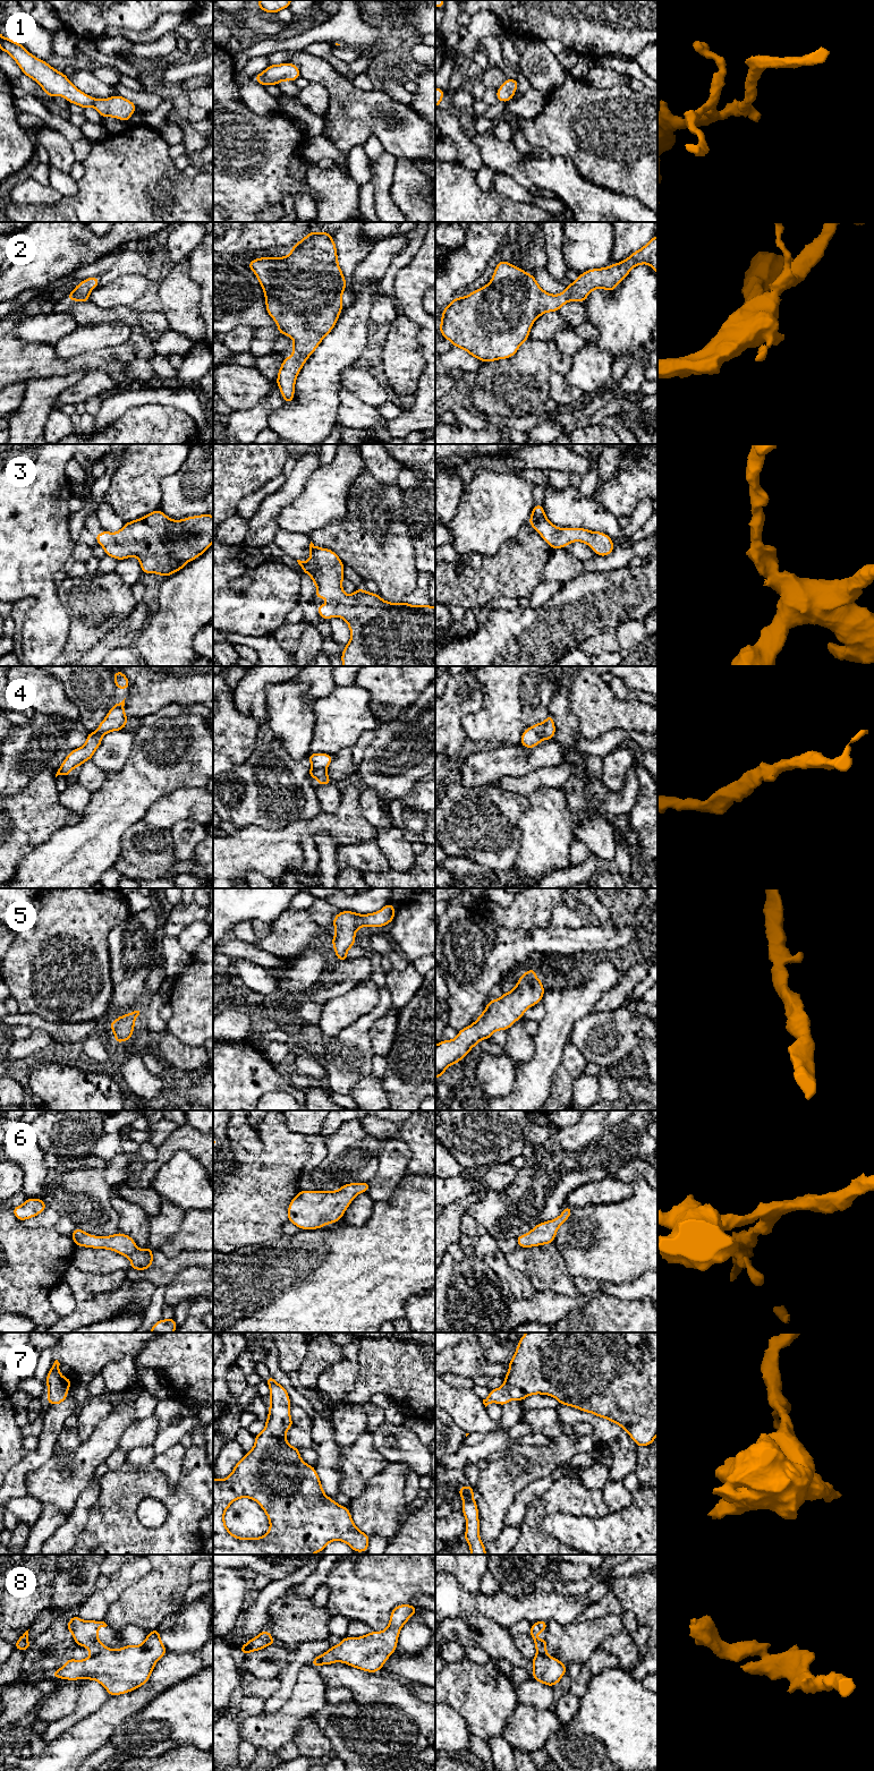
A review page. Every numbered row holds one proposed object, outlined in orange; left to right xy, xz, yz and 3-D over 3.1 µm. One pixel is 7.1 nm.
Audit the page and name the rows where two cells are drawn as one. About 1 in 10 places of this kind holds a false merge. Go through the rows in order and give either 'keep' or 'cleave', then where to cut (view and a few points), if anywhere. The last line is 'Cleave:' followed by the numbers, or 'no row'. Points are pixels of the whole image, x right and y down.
1: keep | no cut
2: keep | no cut
3: keep | no cut
4: keep | no cut
5: keep | no cut
6: keep | no cut
7: keep | no cut
8: cleave | xy (104, 1648), (91, 1655)
Cleave: 8

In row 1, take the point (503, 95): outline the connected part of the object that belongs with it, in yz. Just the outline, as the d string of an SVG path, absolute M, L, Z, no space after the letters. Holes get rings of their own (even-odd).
M507 78L502 86L497 90L497 99L501 102L509 102L518 87L518 80Z

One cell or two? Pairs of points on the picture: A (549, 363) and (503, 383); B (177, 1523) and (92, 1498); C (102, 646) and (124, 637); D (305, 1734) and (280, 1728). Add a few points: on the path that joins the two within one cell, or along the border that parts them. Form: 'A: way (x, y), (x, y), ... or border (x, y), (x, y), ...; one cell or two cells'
A: way (537, 363), (515, 383); one cell
B: border (99, 1480), (99, 1499), (91, 1508), (85, 1523); two cells
C: way (108, 644), (118, 637); one cell
D: border (310, 1717), (302, 1722), (296, 1736); two cells

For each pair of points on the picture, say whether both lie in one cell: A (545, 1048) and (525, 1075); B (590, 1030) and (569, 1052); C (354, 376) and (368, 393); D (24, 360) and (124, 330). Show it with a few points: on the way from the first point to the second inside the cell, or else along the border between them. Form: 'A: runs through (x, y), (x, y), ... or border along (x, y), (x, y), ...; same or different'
A: runs through (545, 1055), (532, 1069); same
B: border along (570, 1042), (588, 1062); different
C: runs through (358, 381), (366, 389); same
D: border along (53, 345), (59, 358), (71, 358), (82, 354); different

